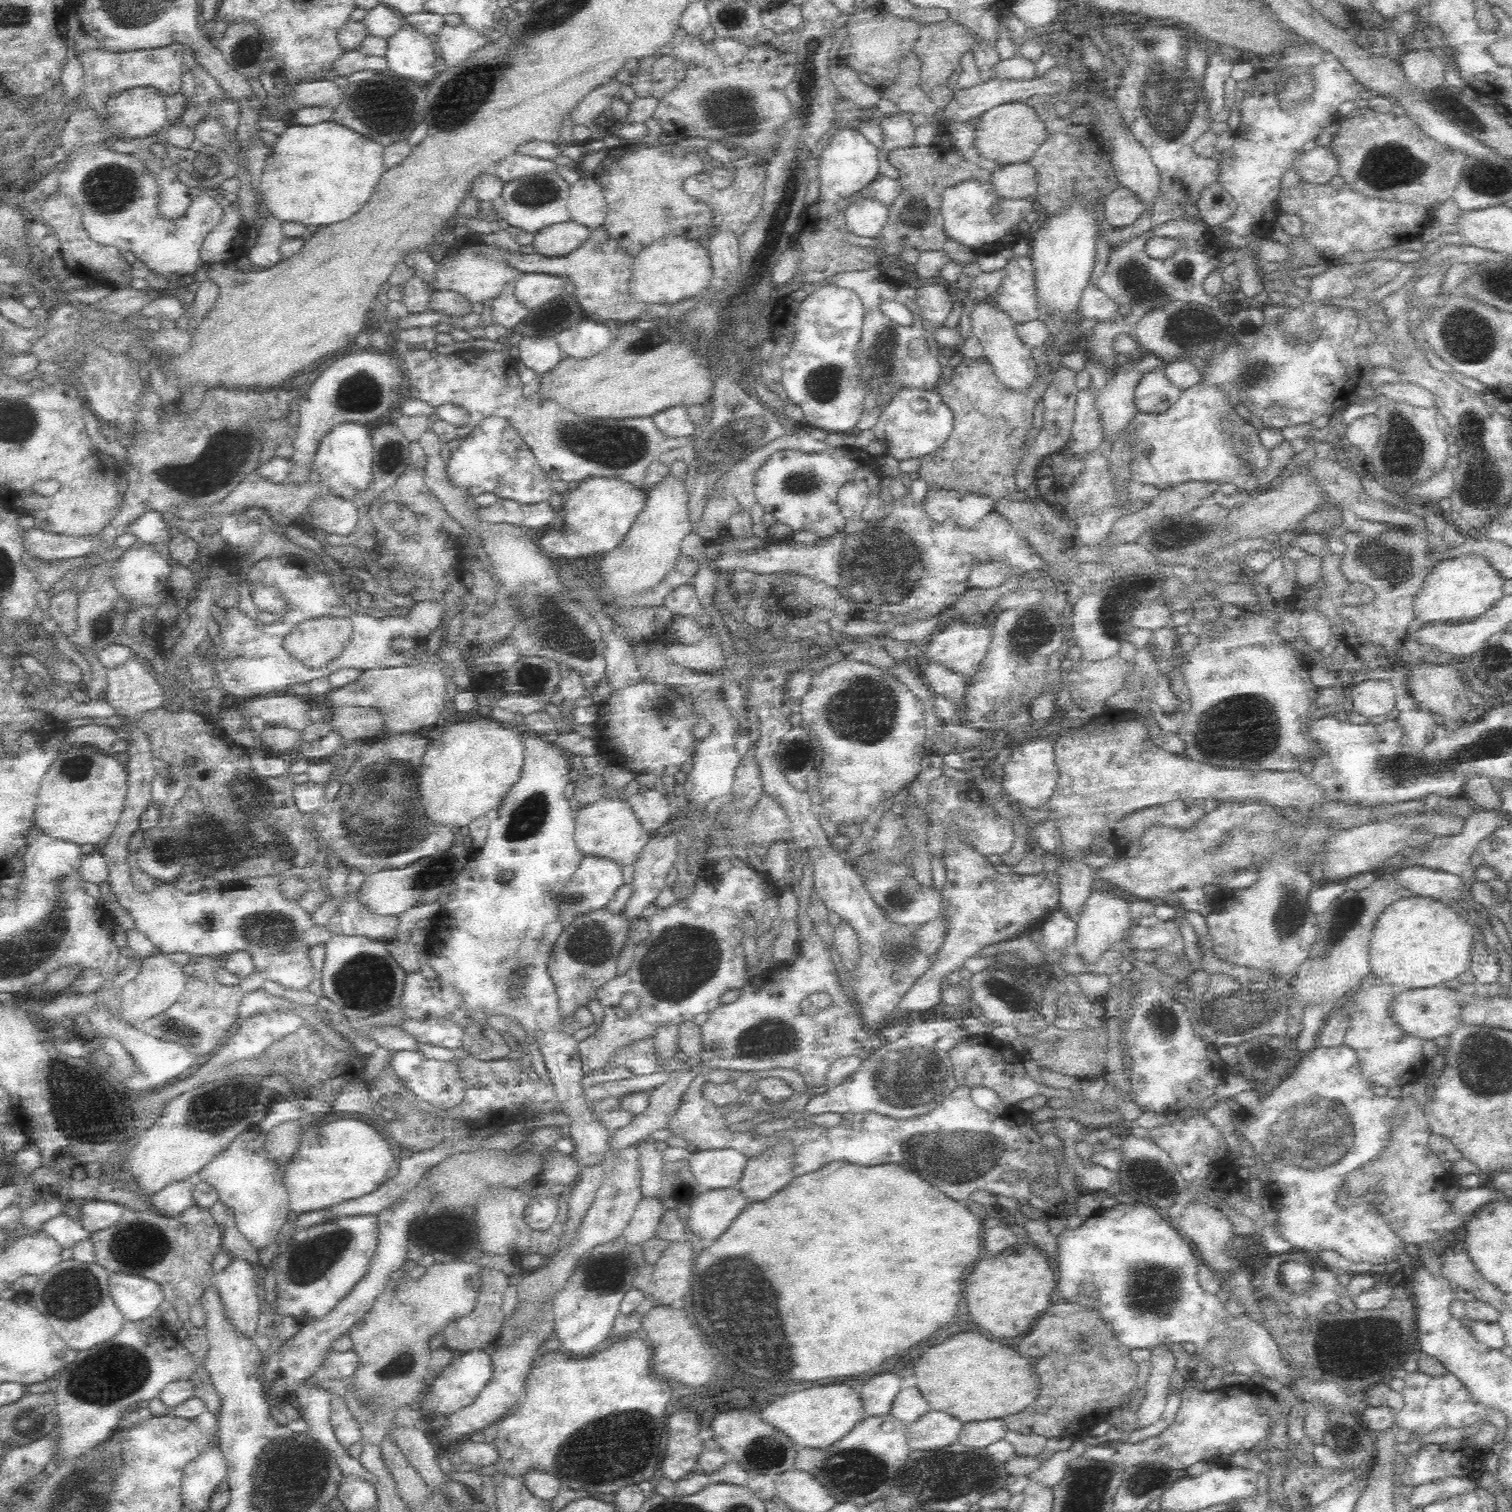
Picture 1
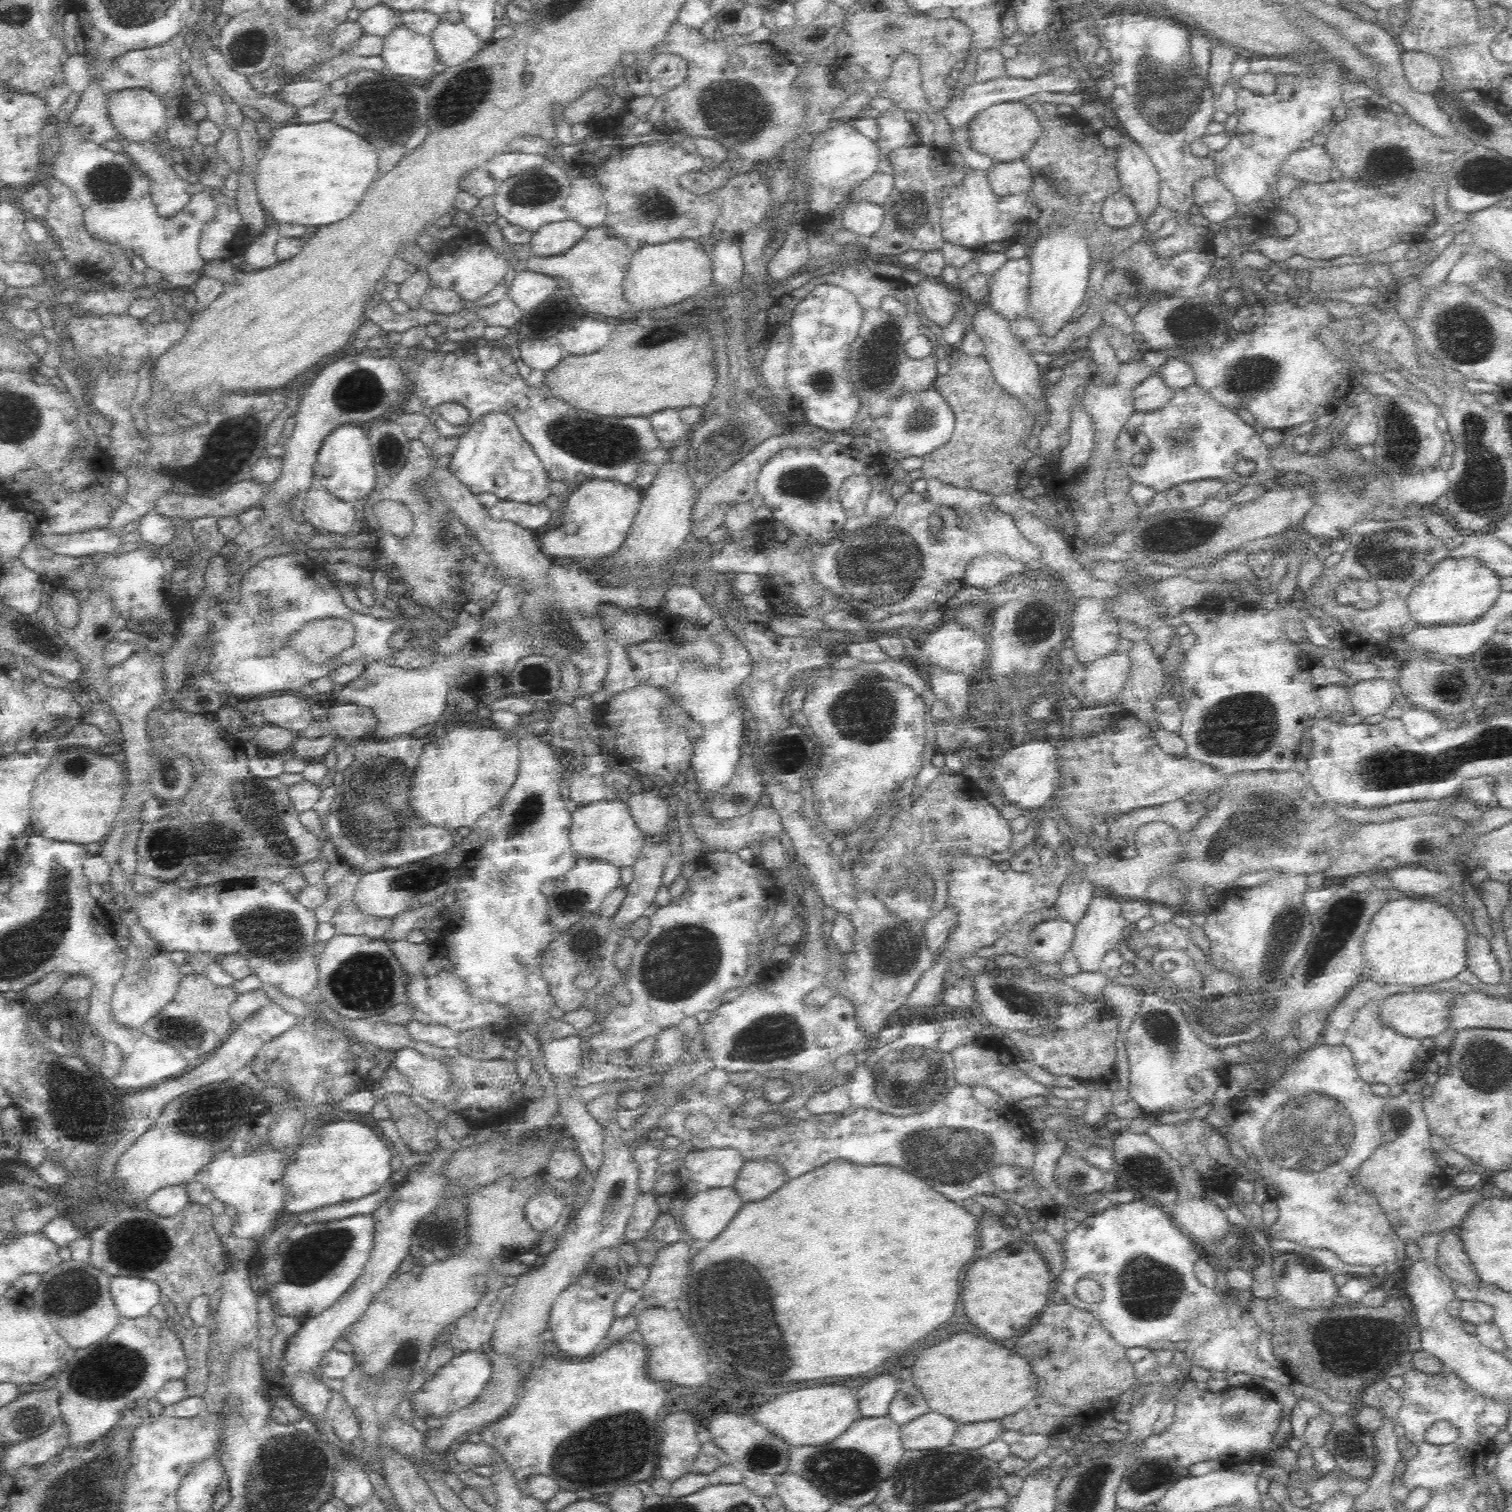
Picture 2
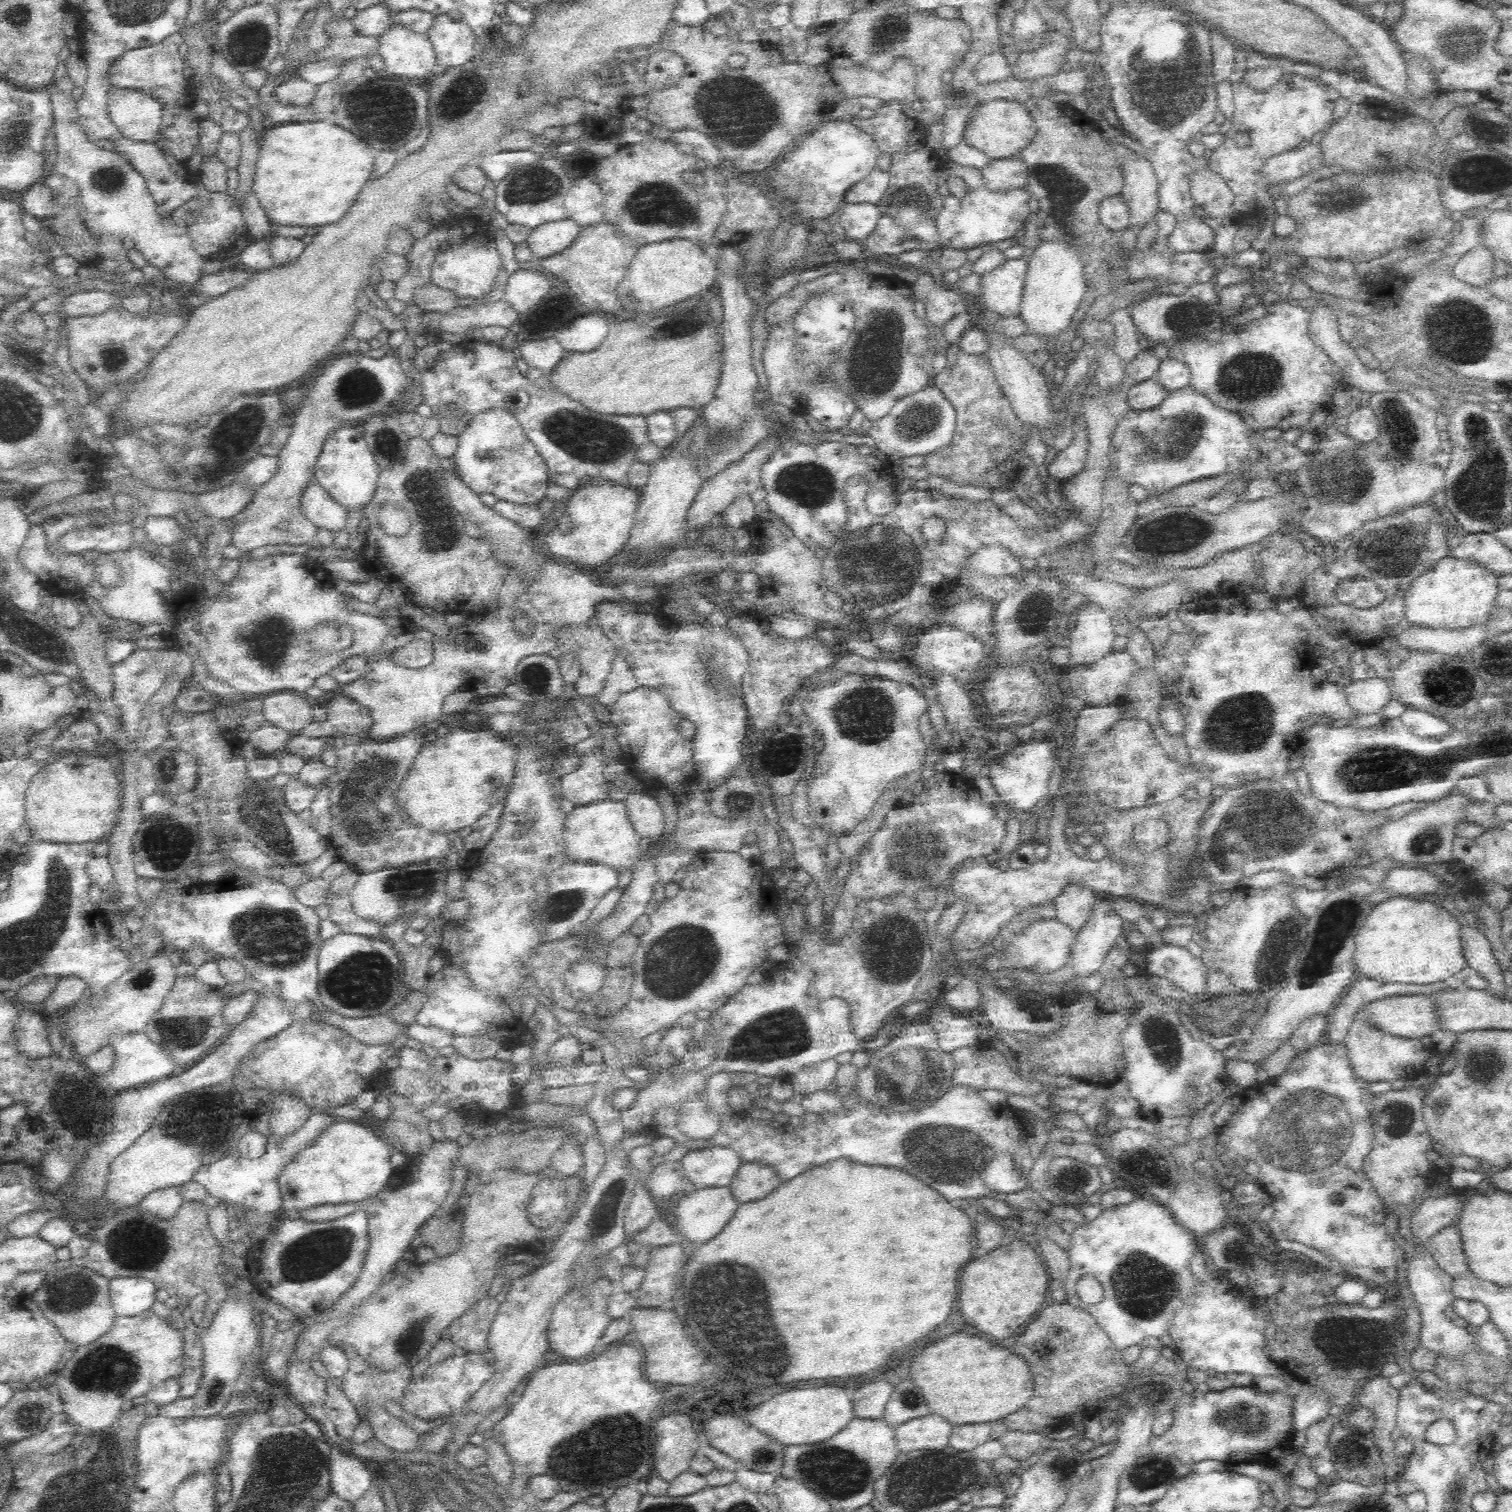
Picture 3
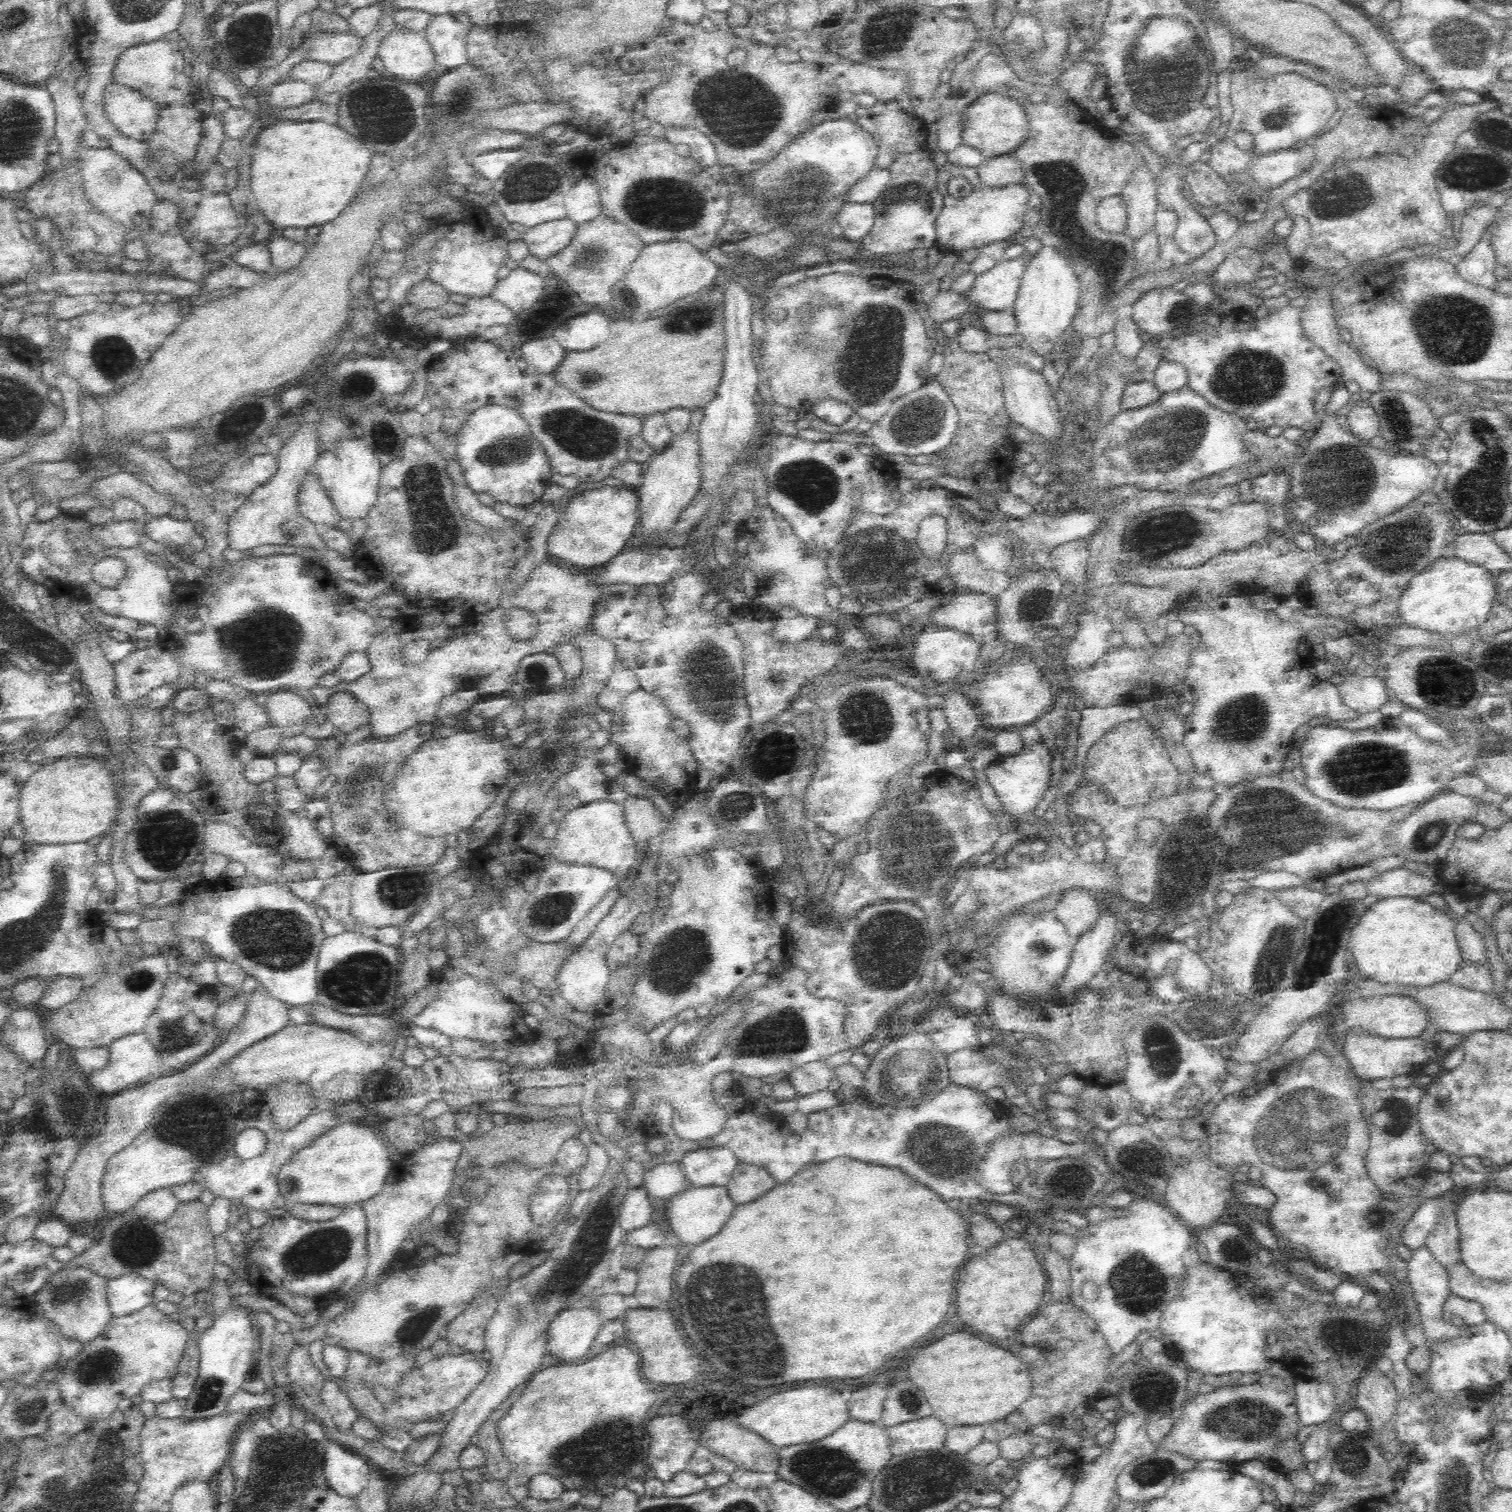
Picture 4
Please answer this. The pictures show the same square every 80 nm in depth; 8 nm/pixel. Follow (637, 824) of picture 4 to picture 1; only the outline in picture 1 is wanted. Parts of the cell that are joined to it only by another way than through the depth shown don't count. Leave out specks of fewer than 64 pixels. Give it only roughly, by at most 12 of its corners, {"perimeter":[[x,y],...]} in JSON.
{"perimeter":[[641,789],[628,798],[648,833],[675,822],[667,795]]}

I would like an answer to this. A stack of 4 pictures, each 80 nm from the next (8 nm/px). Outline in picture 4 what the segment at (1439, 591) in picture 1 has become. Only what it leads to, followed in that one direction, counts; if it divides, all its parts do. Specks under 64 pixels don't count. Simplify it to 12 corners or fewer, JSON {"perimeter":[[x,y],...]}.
{"perimeter":[[1440,558],[1408,580],[1399,621],[1470,634],[1497,598],[1483,566]]}

